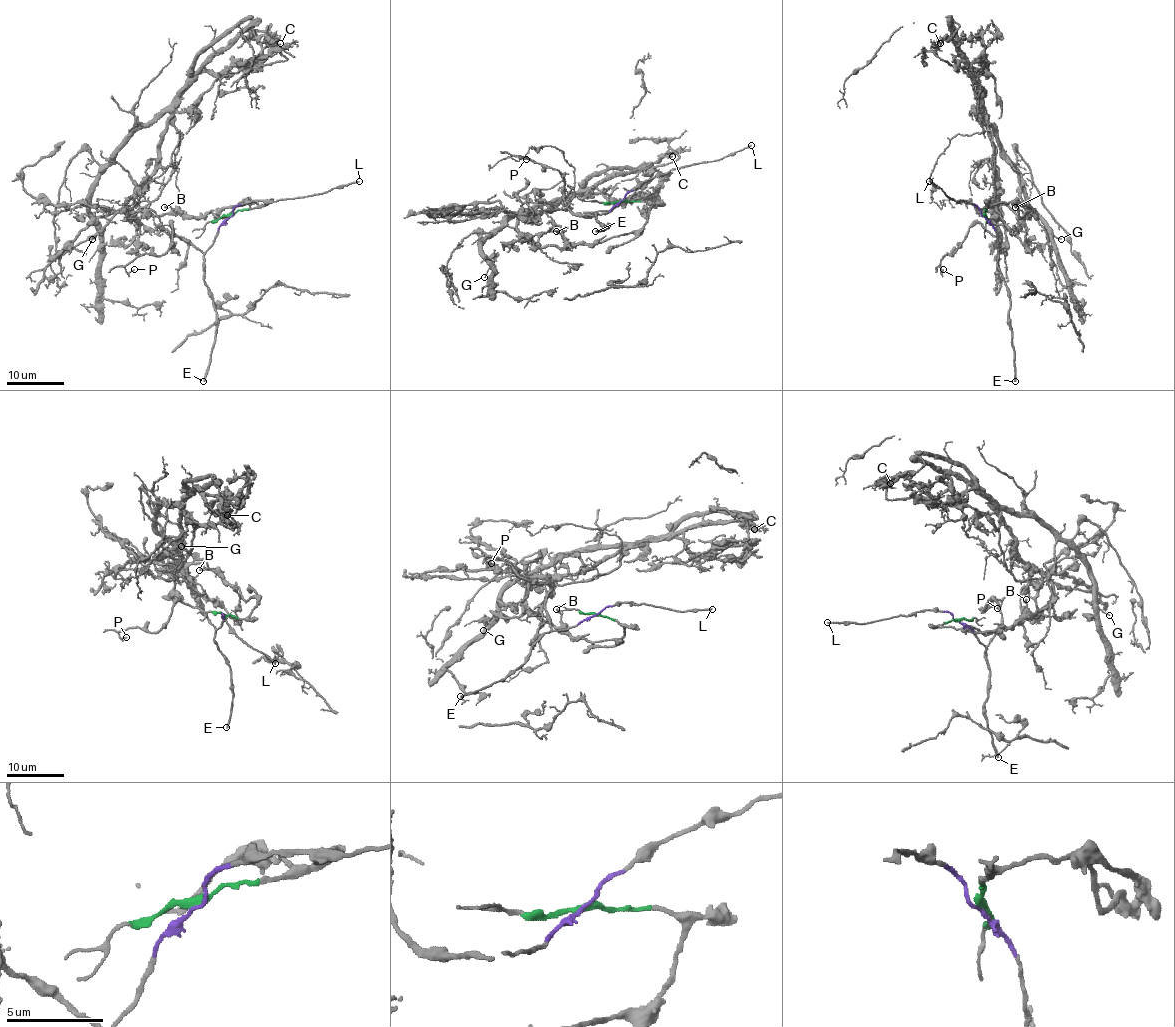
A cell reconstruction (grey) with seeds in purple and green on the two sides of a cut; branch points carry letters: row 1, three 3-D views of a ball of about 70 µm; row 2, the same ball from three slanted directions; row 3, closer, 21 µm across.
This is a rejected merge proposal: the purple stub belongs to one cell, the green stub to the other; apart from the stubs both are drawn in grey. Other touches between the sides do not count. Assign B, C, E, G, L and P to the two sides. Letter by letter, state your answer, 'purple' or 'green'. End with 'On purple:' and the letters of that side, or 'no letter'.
B: green
C: green
E: purple
G: green
L: purple
P: purple
On purple: E, L, P

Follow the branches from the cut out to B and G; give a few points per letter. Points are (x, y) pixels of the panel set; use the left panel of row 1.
B: (229, 216), (258, 205), (241, 202), (224, 218), (209, 213), (182, 216), (170, 206), (164, 208)
G: (229, 216), (258, 205), (241, 202), (224, 218), (147, 215), (137, 183), (111, 163), (94, 188), (93, 239)

